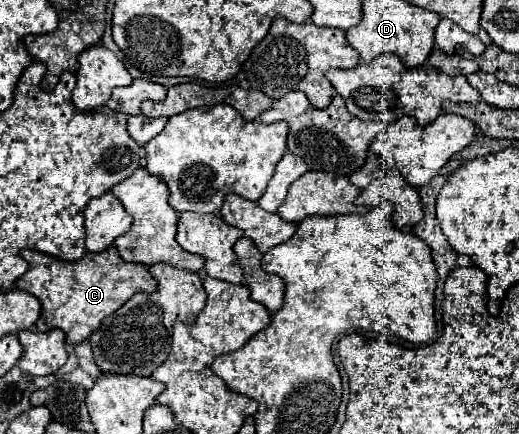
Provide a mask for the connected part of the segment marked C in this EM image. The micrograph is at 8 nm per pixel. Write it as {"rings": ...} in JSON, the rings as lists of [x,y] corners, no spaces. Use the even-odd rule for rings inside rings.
{"rings":[[[115,247],[101,253],[85,253],[79,261],[63,261],[41,251],[25,249],[21,257],[31,265],[29,271],[17,281],[17,289],[31,293],[41,303],[41,317],[37,321],[39,331],[61,329],[65,331],[67,343],[81,343],[91,335],[99,323],[113,315],[121,305],[125,305],[137,291],[155,293],[157,281],[151,277],[147,267],[139,263],[125,263]]]}

